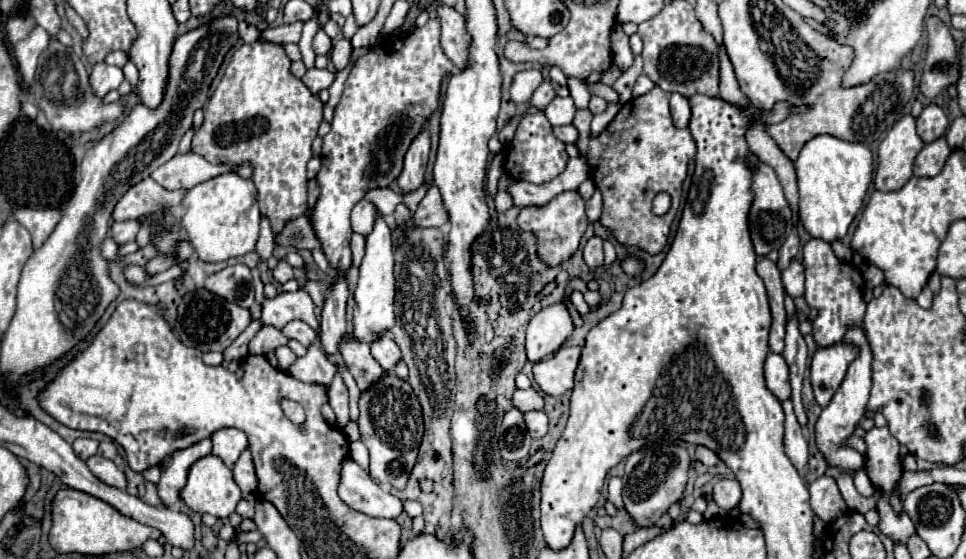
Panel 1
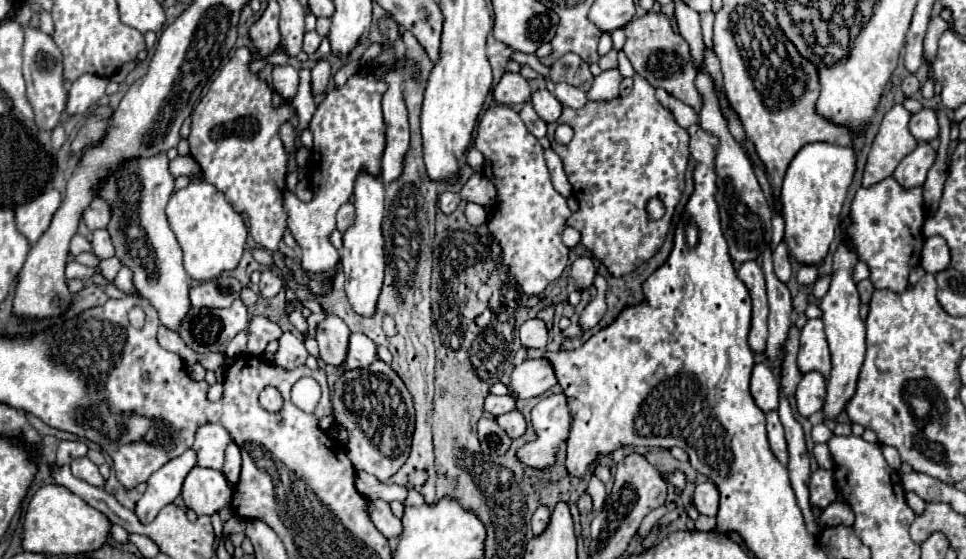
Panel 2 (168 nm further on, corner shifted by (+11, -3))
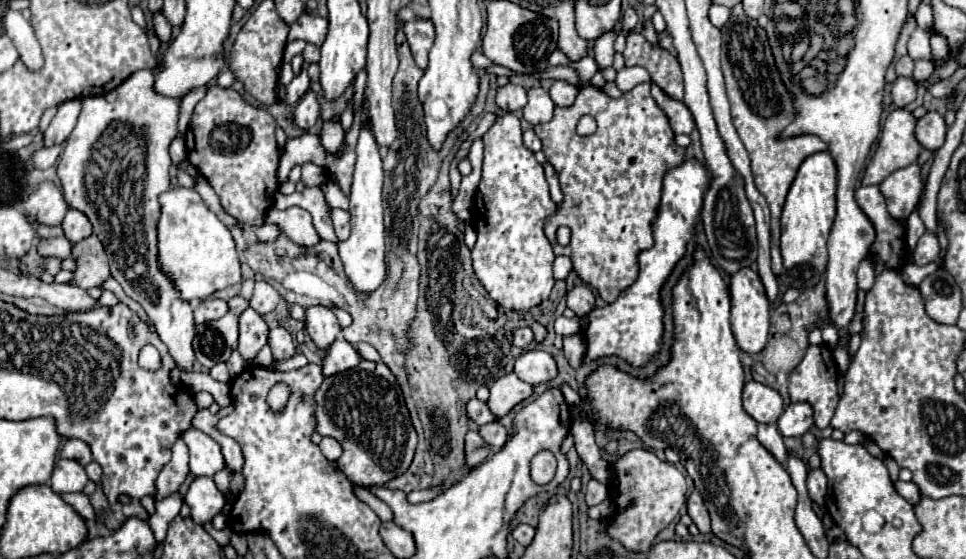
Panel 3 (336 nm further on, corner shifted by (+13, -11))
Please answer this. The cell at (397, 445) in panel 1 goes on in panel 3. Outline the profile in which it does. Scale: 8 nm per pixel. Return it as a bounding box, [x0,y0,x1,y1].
[316,360,416,486]

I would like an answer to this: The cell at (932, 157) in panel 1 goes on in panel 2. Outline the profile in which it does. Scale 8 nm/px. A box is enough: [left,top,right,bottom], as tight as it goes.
[894,144,936,188]

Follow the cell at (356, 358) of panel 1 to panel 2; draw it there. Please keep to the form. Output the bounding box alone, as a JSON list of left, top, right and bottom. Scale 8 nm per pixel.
[316,314,350,366]

